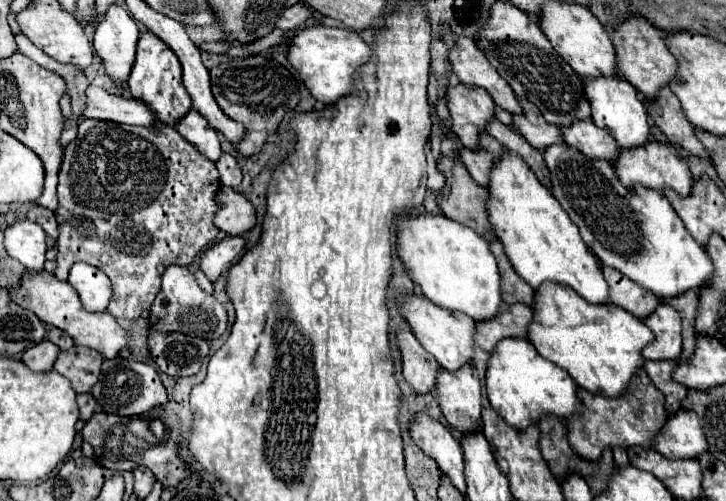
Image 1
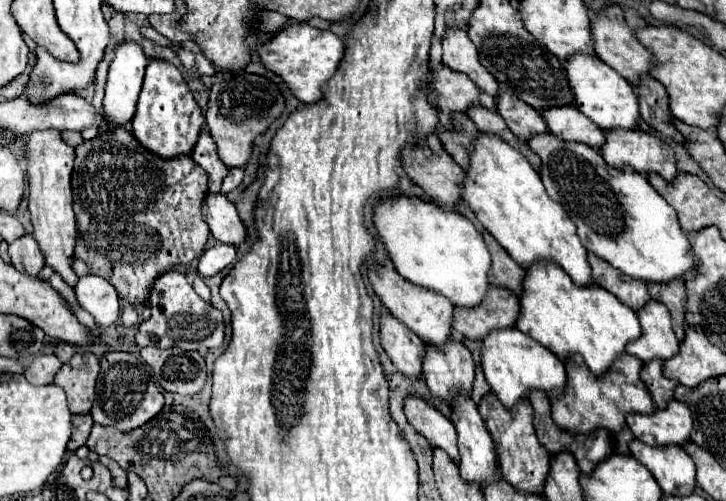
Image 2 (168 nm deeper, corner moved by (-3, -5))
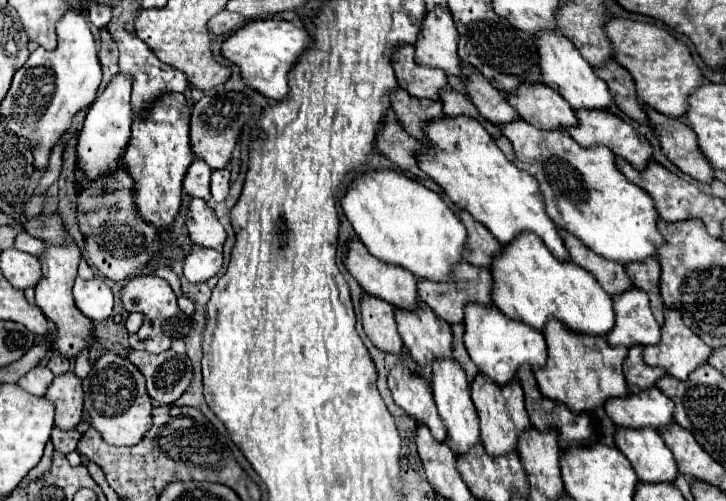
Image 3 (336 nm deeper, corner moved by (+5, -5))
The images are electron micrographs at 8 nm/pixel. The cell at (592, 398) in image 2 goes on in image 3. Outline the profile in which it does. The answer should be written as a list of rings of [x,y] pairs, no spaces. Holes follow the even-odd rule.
[[[555,319],[547,321],[543,335],[549,353],[547,363],[535,367],[533,373],[547,399],[565,403],[573,413],[581,413],[603,405],[611,397],[627,395],[627,383],[621,369],[627,347],[611,347],[603,337],[581,337],[581,333],[571,333],[571,329],[565,329],[565,325]]]

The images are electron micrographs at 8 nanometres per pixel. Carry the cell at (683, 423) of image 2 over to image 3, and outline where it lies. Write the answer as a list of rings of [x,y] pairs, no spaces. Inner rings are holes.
[[[651,387],[643,393],[627,393],[625,397],[607,399],[605,413],[617,427],[659,429],[663,425],[673,423],[673,401],[657,387]]]

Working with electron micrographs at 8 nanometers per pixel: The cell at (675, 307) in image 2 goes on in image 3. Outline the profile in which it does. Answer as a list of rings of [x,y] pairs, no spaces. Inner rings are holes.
[[[647,257],[647,261],[641,261],[641,263],[629,263],[629,265],[625,265],[625,271],[627,271],[629,279],[633,281],[633,285],[643,289],[649,295],[651,311],[661,325],[663,323],[663,301],[659,295],[661,265],[659,265],[657,257]]]

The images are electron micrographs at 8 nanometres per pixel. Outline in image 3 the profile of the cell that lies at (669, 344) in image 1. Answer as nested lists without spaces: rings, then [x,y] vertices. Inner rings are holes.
[[[627,289],[613,297],[613,311],[615,311],[615,325],[611,333],[605,337],[609,345],[655,345],[661,337],[661,327],[655,321],[647,293],[641,289]]]

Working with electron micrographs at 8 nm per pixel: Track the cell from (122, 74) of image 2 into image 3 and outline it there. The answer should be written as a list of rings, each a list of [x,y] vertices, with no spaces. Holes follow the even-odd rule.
[[[115,75],[111,83],[97,95],[95,103],[89,107],[83,129],[77,137],[77,167],[87,179],[95,181],[101,175],[113,175],[115,169],[119,169],[123,149],[127,147],[131,137],[131,123],[131,81],[125,75]]]

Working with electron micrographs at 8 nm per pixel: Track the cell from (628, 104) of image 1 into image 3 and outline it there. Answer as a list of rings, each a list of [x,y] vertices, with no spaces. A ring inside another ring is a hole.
[[[543,31],[537,33],[535,39],[543,83],[555,89],[571,105],[571,109],[609,109],[613,101],[605,81],[599,81],[599,77],[595,77],[593,67],[581,57],[581,53],[571,45],[567,37],[563,37],[559,31]]]

